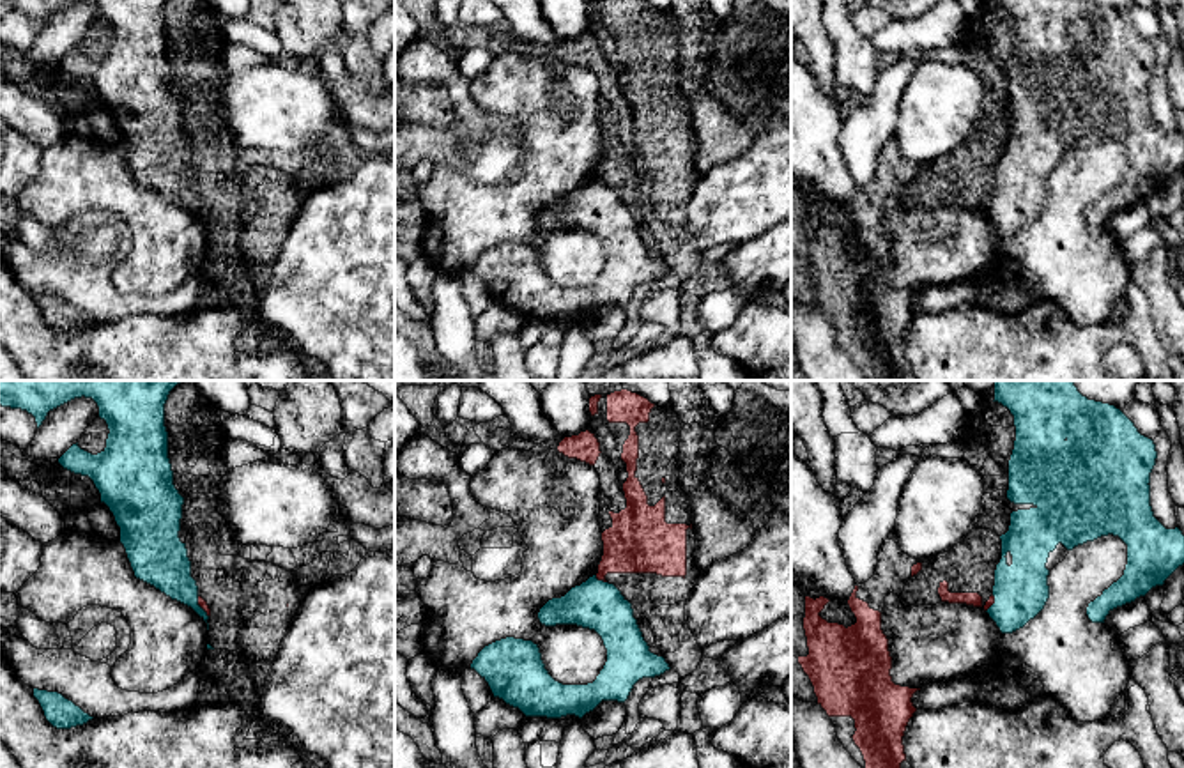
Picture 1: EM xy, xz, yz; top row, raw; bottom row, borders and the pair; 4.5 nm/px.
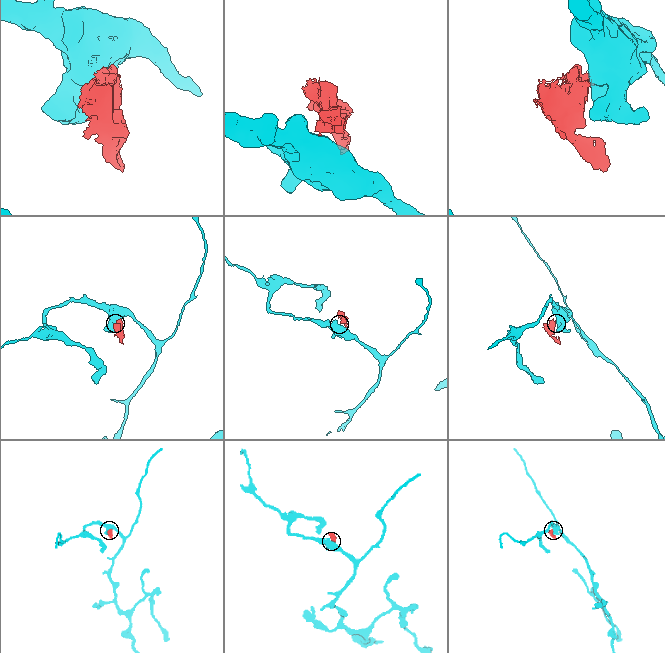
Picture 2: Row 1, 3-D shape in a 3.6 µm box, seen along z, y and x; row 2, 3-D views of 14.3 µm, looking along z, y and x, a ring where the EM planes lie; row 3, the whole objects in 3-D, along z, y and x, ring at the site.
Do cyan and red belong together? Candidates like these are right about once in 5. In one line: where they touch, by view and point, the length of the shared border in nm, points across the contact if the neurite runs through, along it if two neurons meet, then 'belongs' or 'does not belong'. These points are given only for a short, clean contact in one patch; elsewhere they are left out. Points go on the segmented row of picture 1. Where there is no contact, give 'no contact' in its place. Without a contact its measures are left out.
contact xz (600, 581); length 70 nm; border xz (595, 576), (606, 583); does not belong

